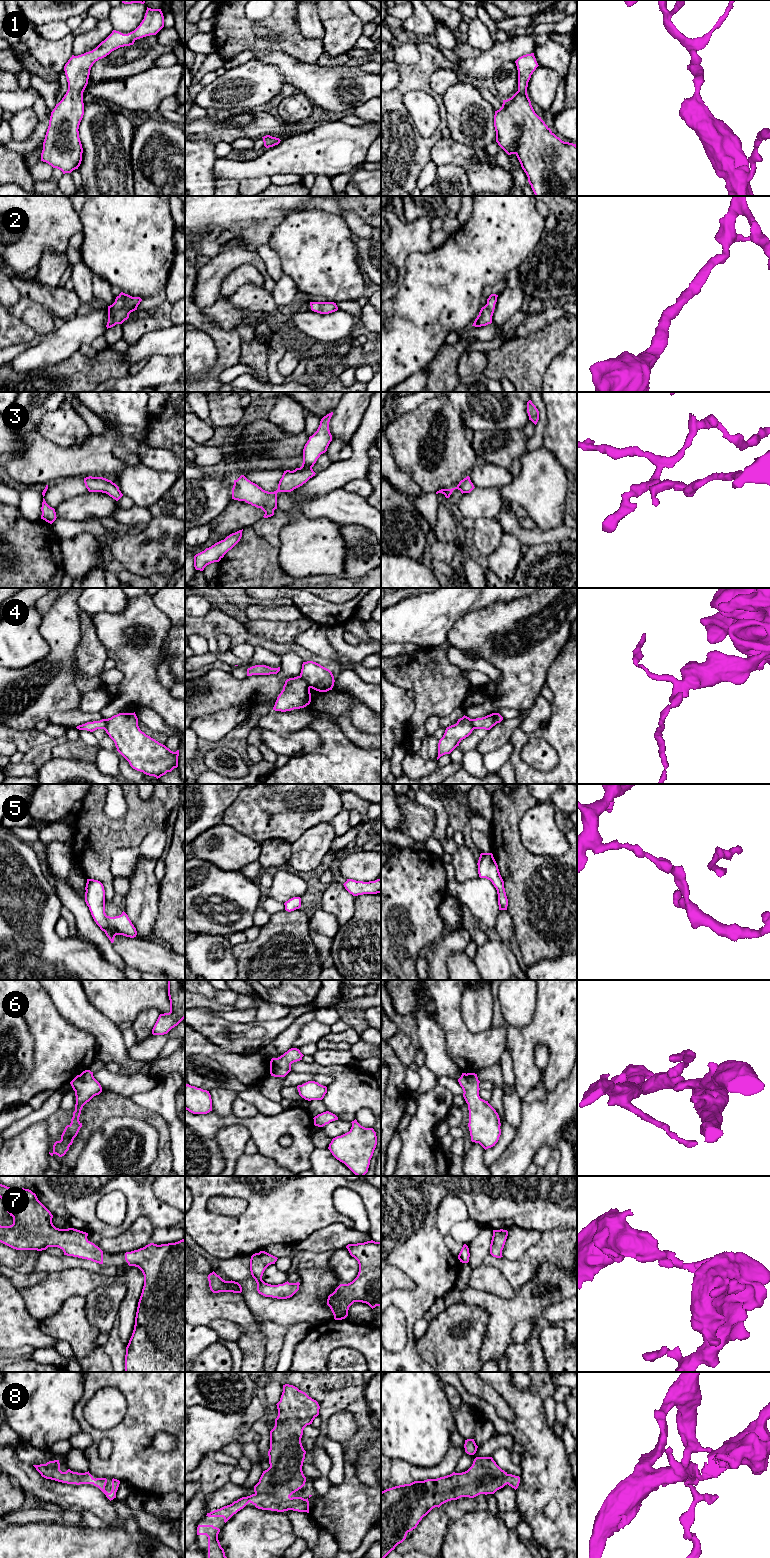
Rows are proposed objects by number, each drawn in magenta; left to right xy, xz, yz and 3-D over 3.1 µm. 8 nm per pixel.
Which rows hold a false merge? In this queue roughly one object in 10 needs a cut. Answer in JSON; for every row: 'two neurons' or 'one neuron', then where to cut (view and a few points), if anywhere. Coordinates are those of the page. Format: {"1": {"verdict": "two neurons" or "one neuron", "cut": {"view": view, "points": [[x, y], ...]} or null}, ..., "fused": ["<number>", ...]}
{"1": {"verdict": "one neuron", "cut": null}, "2": {"verdict": "one neuron", "cut": null}, "3": {"verdict": "one neuron", "cut": null}, "4": {"verdict": "two neurons", "cut": {"view": "xz", "points": [[299, 676], [310, 687]]}}, "5": {"verdict": "one neuron", "cut": null}, "6": {"verdict": "one neuron", "cut": null}, "7": {"verdict": "one neuron", "cut": null}, "8": {"verdict": "one neuron", "cut": null}, "fused": ["4"]}

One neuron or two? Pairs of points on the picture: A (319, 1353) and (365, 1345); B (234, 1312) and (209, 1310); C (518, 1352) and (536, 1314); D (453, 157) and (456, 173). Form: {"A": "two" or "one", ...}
{"A": "one", "B": "one", "C": "one", "D": "two"}

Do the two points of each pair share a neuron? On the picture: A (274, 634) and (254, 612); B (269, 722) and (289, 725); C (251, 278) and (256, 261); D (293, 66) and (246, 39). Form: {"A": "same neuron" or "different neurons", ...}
{"A": "different neurons", "B": "same neuron", "C": "different neurons", "D": "different neurons"}

